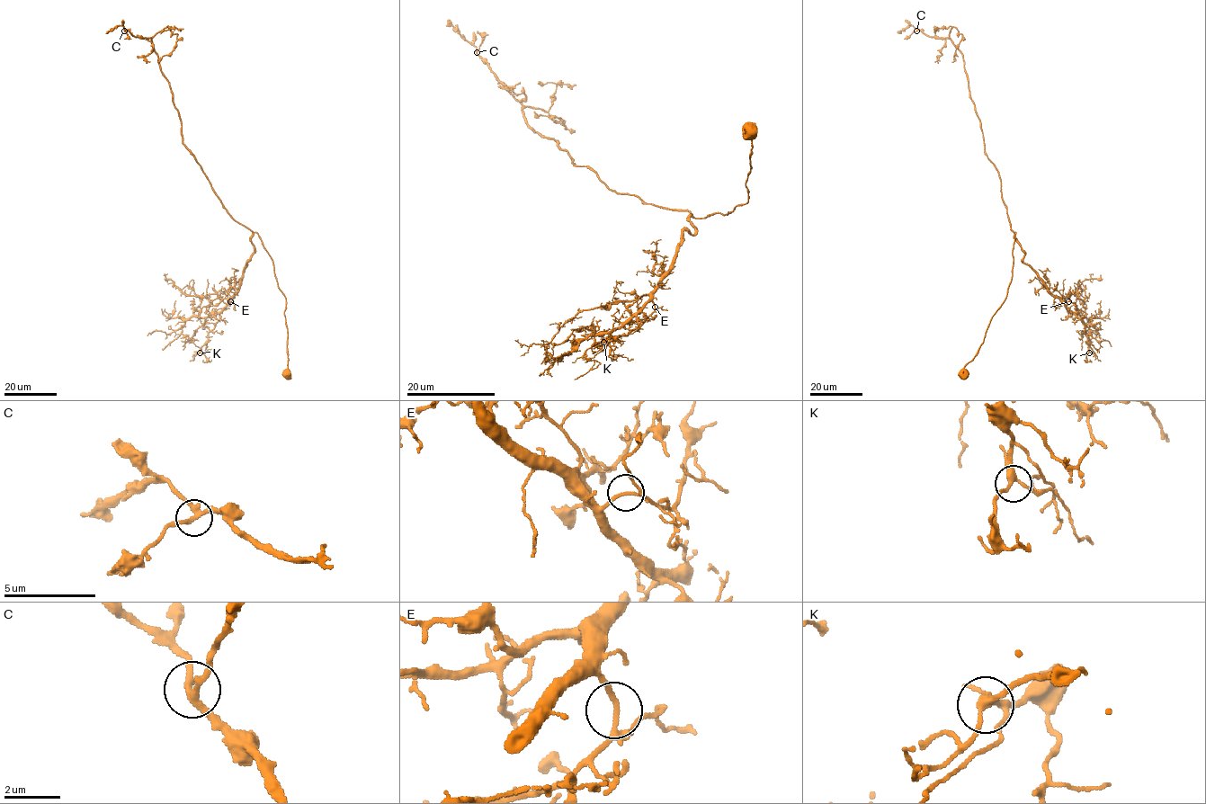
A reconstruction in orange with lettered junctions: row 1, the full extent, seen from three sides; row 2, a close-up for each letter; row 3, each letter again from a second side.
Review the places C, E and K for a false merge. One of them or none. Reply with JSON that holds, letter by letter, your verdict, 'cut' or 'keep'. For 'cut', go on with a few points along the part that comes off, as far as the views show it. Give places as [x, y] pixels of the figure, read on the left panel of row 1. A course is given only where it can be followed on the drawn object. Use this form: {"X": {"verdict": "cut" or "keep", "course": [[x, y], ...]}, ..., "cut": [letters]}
{"C": {"verdict": "keep"}, "E": {"verdict": "keep"}, "K": {"verdict": "keep"}, "cut": []}

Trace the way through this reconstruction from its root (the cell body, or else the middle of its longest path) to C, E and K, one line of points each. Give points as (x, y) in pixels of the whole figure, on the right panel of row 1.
C: (1001, 195), (999, 174), (985, 152), (962, 54), (950, 39), (916, 31)
E: (1001, 195), (1013, 237), (1025, 253), (1022, 262), (1053, 294), (1064, 303), (1067, 301)
K: (1001, 195), (1013, 237), (1025, 253), (1022, 262), (1084, 324), (1089, 352)

